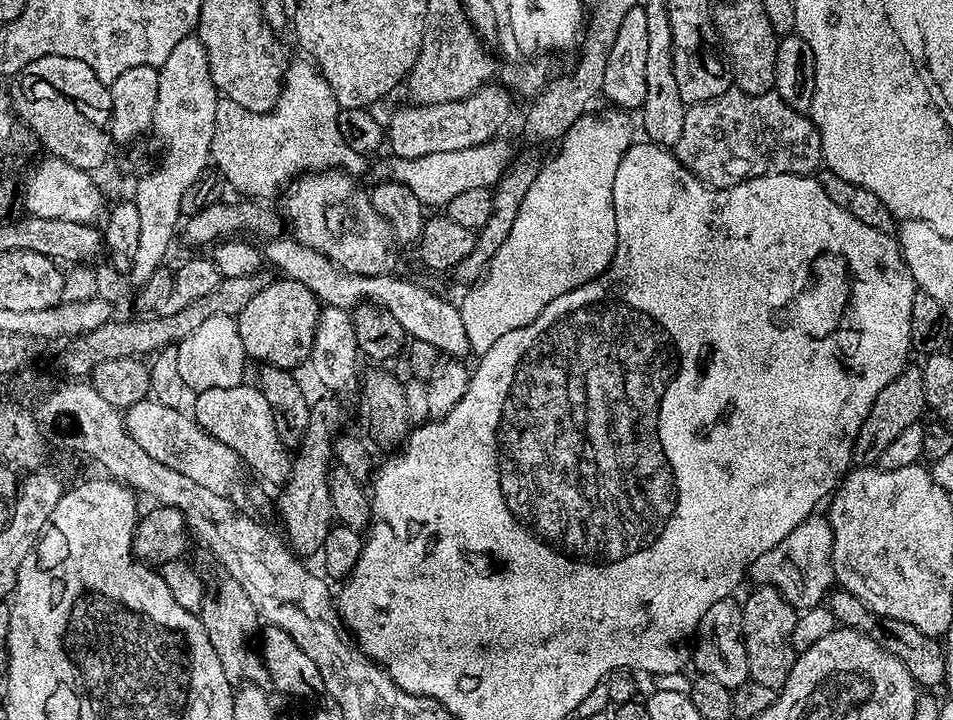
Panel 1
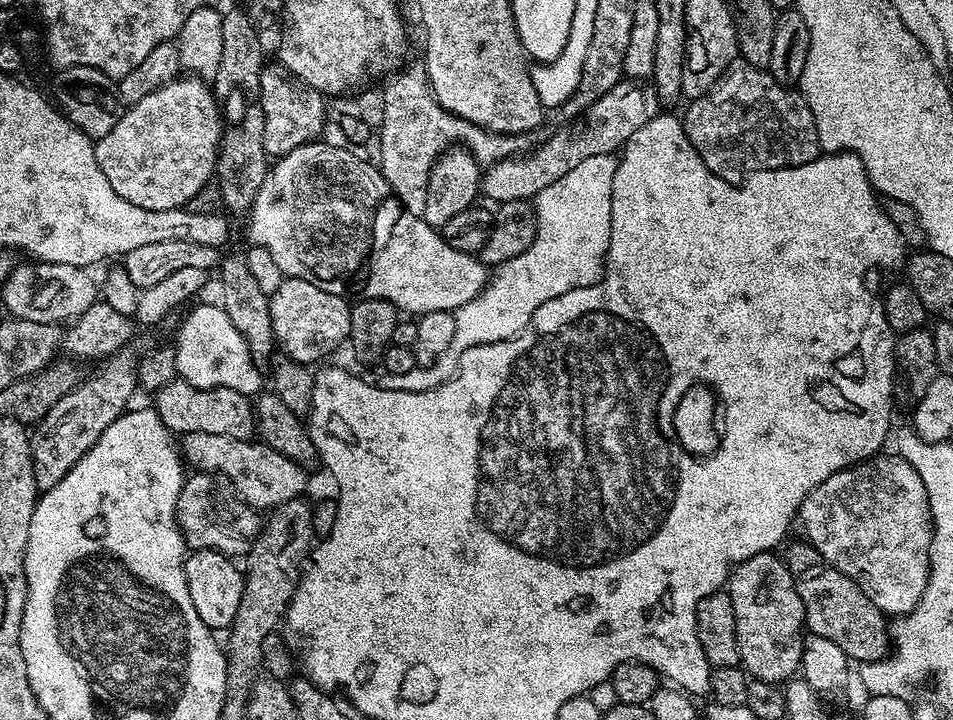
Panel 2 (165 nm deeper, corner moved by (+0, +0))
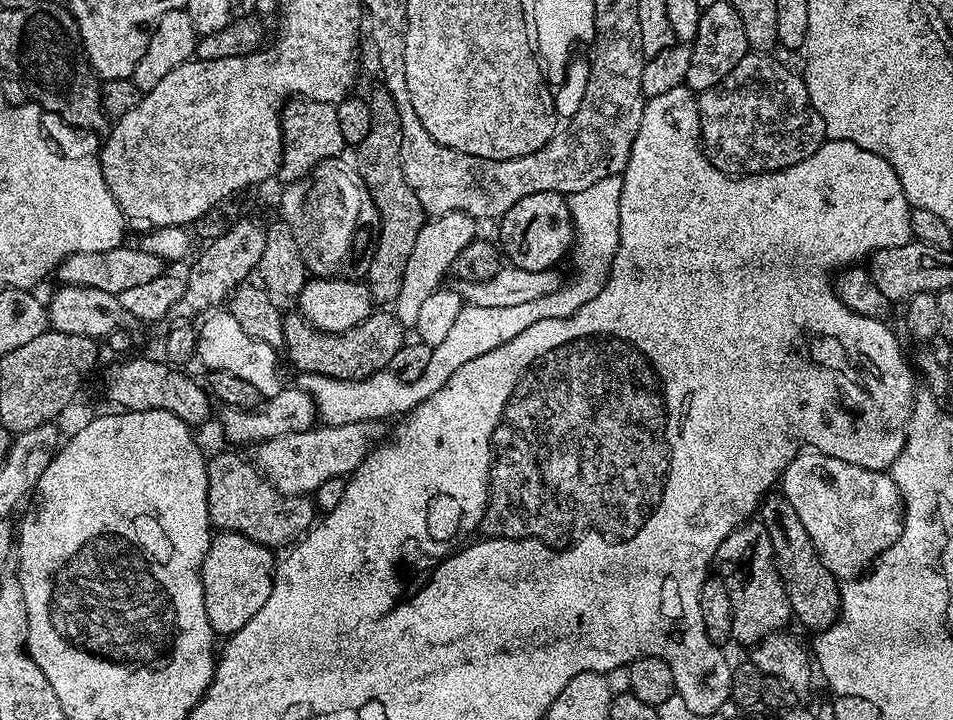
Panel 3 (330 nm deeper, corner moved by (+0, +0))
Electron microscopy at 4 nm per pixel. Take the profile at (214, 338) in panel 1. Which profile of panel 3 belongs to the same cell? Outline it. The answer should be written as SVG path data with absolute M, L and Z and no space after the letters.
M216 310L203 317L204 325L199 325L196 337L198 346L196 356L205 364L208 372L225 372L234 374L234 378L242 378L242 382L250 382L254 390L262 398L276 396L280 393L280 368L276 365L277 349L268 345L266 341L250 338L238 326L237 319L233 318L227 310Z

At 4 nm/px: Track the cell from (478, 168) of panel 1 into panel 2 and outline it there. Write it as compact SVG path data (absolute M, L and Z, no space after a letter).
M620 80L614 90L608 90L588 107L583 116L565 123L565 128L557 127L551 138L530 152L507 156L495 164L485 167L482 172L482 192L486 197L496 200L497 205L515 200L531 201L539 192L558 182L574 166L594 158L598 154L616 154L623 149L624 143L641 126L646 126L650 118L661 115L662 105L656 88L650 82L642 80Z

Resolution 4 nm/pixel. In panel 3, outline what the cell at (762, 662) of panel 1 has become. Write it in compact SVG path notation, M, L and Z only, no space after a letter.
M753 518L735 528L722 546L718 546L715 563L718 568L720 564L718 576L724 581L726 594L730 594L733 641L751 646L789 627L788 620L790 624L793 619L792 607L776 569L774 546L770 546L770 534L766 534L763 522Z

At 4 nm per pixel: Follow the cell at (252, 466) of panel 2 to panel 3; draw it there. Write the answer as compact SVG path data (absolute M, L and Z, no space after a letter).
M379 421L347 423L345 426L313 426L306 431L279 435L264 440L255 447L254 463L284 496L308 496L335 476L347 477L365 459L383 437L384 426Z

